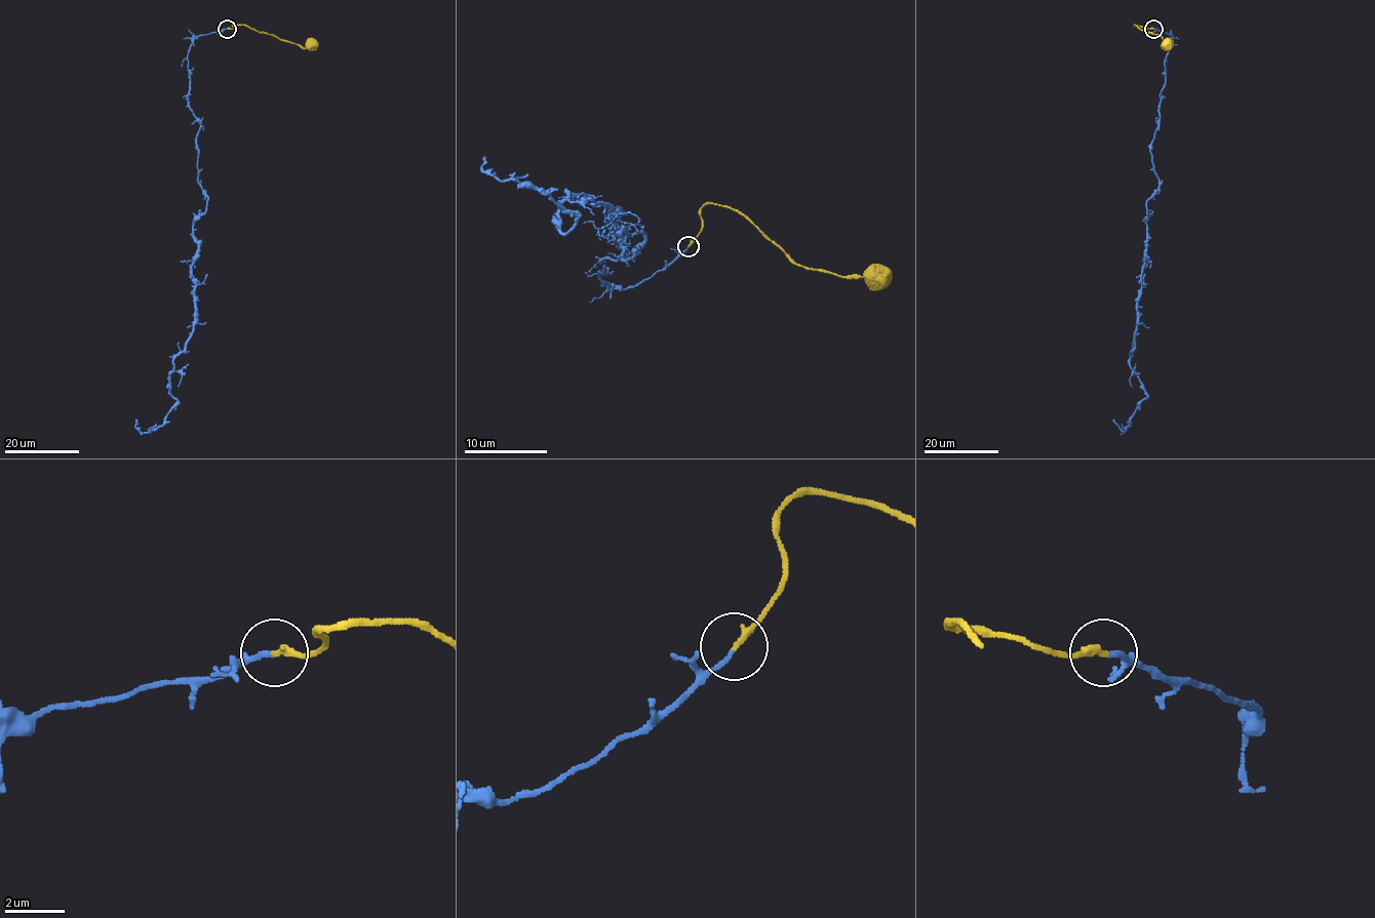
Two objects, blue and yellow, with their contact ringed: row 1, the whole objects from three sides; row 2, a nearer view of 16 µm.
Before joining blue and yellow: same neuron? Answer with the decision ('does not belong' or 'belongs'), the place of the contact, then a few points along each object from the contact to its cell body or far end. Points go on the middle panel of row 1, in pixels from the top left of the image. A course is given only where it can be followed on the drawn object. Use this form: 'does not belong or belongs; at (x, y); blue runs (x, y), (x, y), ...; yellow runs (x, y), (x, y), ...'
belongs; at (689, 246); blue runs (686, 247), (620, 289), (599, 262), (640, 231), (567, 193), (565, 233), (576, 218), (484, 158); yellow runs (689, 245), (697, 235), (705, 204), (731, 206), (806, 269), (876, 279)

